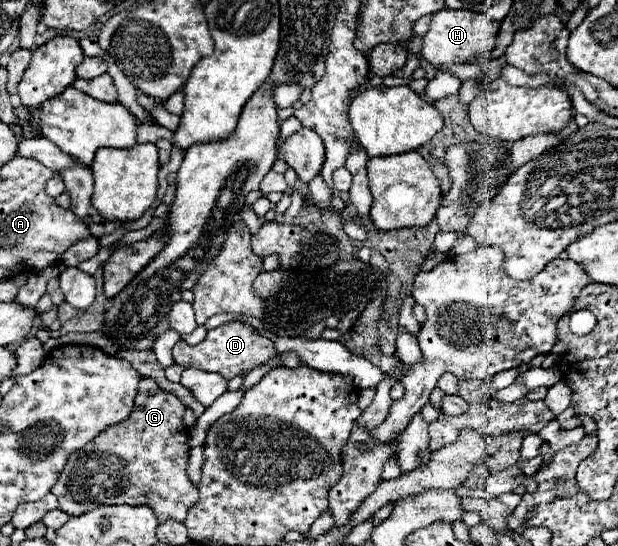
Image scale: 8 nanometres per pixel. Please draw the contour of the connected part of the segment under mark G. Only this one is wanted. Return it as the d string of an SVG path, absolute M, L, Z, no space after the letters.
M140 378L132 414L126 420L100 432L94 440L90 440L84 448L80 448L68 458L58 482L52 486L52 492L58 496L60 502L58 508L68 512L70 516L80 516L100 504L146 504L156 512L158 522L184 520L190 506L198 500L198 488L186 474L190 430L184 426L184 412L186 406L178 396L160 390L160 386L152 378Z

